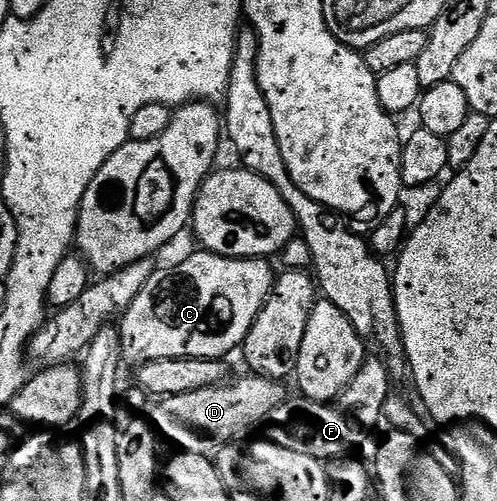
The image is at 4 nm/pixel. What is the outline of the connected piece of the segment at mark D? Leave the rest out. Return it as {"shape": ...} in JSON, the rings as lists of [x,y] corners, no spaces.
{"shape":[[[245,374],[242,380],[226,382],[216,388],[195,390],[191,394],[166,396],[156,401],[157,409],[151,423],[162,437],[174,444],[174,449],[212,457],[213,452],[228,446],[229,442],[251,428],[264,425],[271,410],[287,399],[284,383],[268,380],[266,376]]]}

